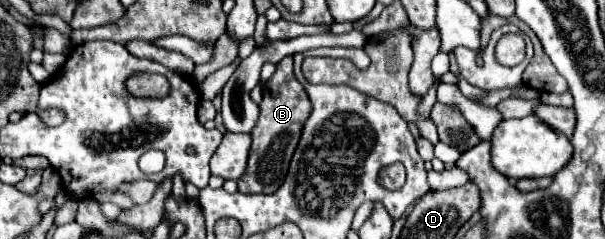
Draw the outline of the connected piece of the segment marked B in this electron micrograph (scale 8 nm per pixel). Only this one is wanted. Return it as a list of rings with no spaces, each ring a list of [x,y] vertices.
[[[285,56],[279,64],[277,64],[277,70],[275,74],[263,84],[263,102],[259,104],[259,120],[257,120],[257,126],[251,130],[251,136],[253,136],[253,144],[251,144],[251,152],[249,152],[249,168],[251,172],[245,172],[241,178],[239,178],[239,192],[263,192],[263,194],[273,194],[275,190],[279,190],[279,186],[283,184],[285,180],[285,174],[287,174],[287,168],[289,168],[289,162],[291,162],[291,156],[299,144],[299,138],[301,138],[301,130],[303,130],[303,124],[307,122],[309,114],[311,114],[311,100],[305,92],[305,88],[297,82],[297,78],[293,76],[293,56]]]

